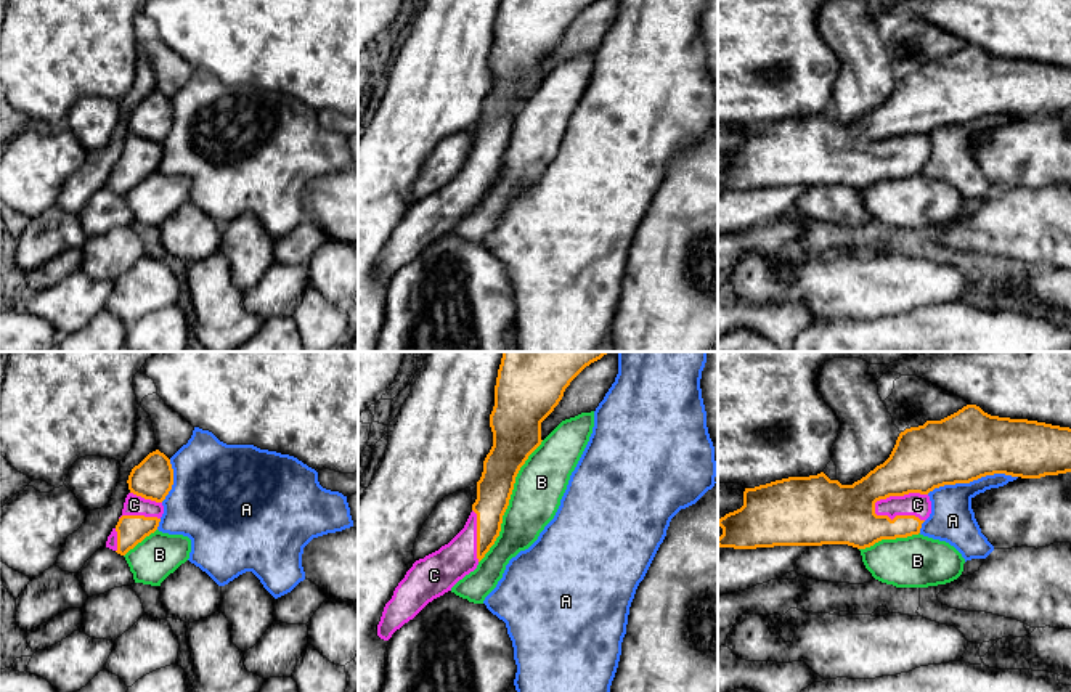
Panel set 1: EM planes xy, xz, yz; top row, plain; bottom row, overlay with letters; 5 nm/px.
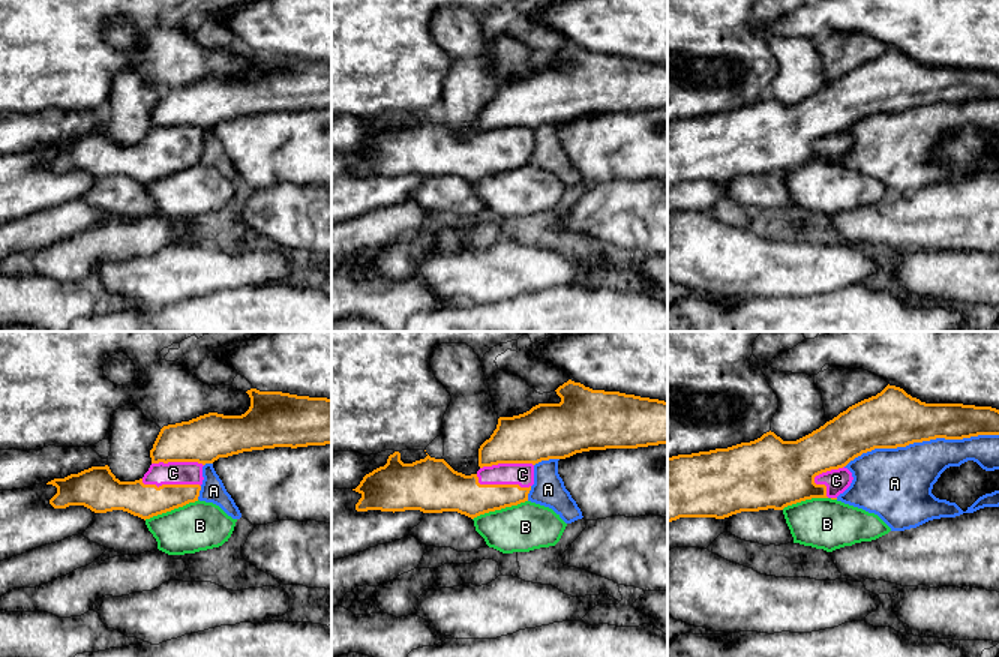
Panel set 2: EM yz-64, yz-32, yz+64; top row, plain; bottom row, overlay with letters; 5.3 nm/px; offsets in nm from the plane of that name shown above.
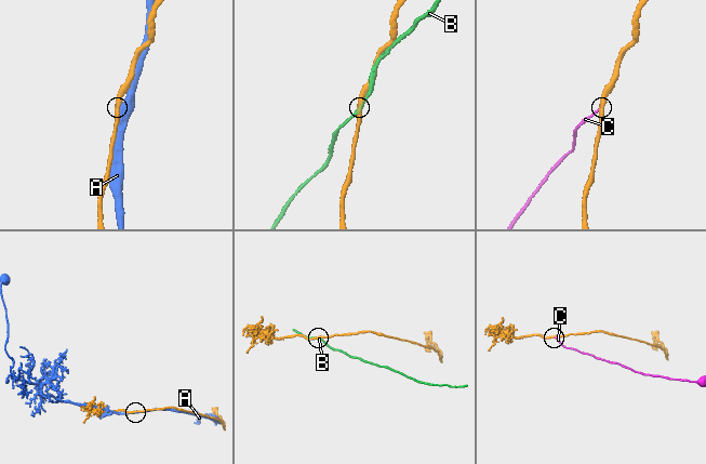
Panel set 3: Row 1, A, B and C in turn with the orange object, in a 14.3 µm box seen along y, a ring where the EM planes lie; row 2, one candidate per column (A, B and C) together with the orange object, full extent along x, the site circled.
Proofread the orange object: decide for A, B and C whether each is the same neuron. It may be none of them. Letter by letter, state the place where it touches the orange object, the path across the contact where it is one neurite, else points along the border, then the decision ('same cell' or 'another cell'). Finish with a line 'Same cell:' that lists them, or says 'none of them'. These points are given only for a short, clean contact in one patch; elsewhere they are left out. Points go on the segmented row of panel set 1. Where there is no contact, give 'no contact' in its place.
A: contact yz (972, 480); another cell
B: contact xz (508, 501); another cell
C: contact yz (896, 495); same cell
Same cell: C

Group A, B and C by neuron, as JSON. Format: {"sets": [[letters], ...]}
{"sets": [["A"], ["B"], ["C"]]}

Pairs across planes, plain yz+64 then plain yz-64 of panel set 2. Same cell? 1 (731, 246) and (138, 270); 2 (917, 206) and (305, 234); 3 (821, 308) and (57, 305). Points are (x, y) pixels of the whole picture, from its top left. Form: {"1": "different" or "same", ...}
{"1": "same", "2": "same", "3": "different"}

